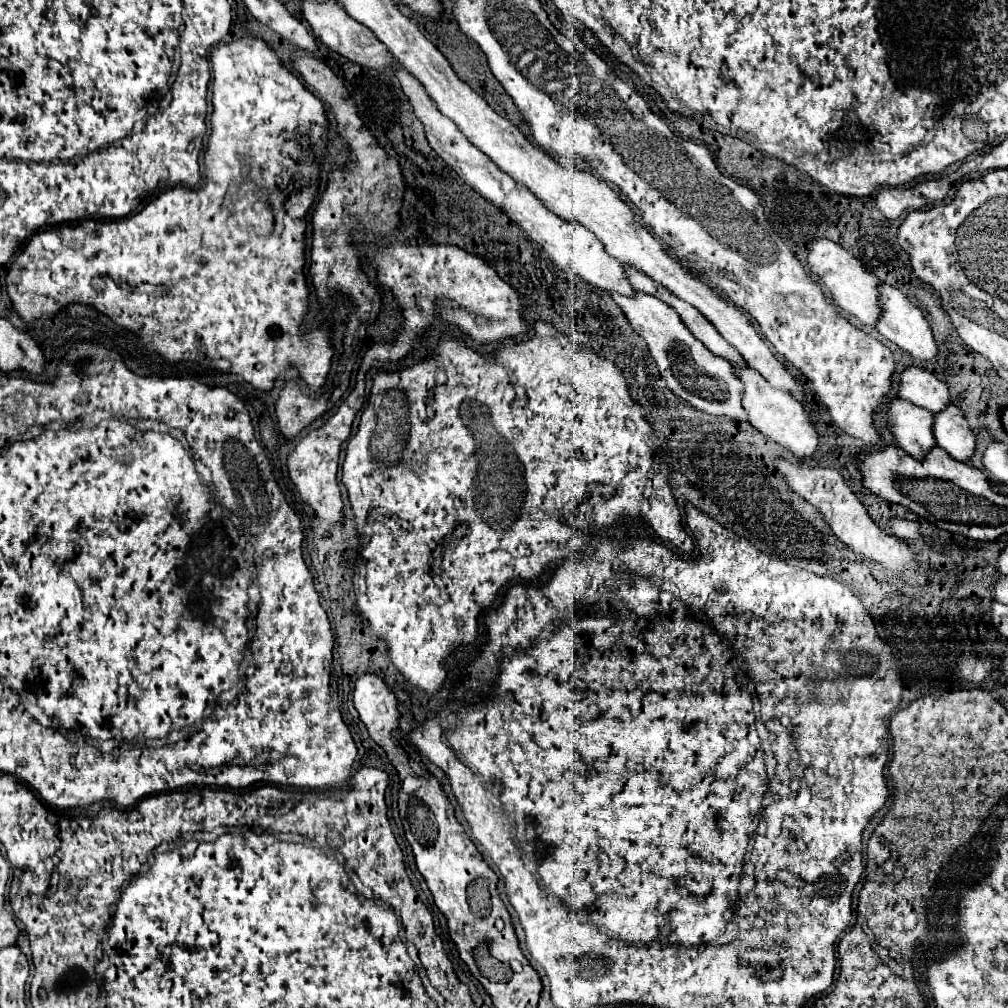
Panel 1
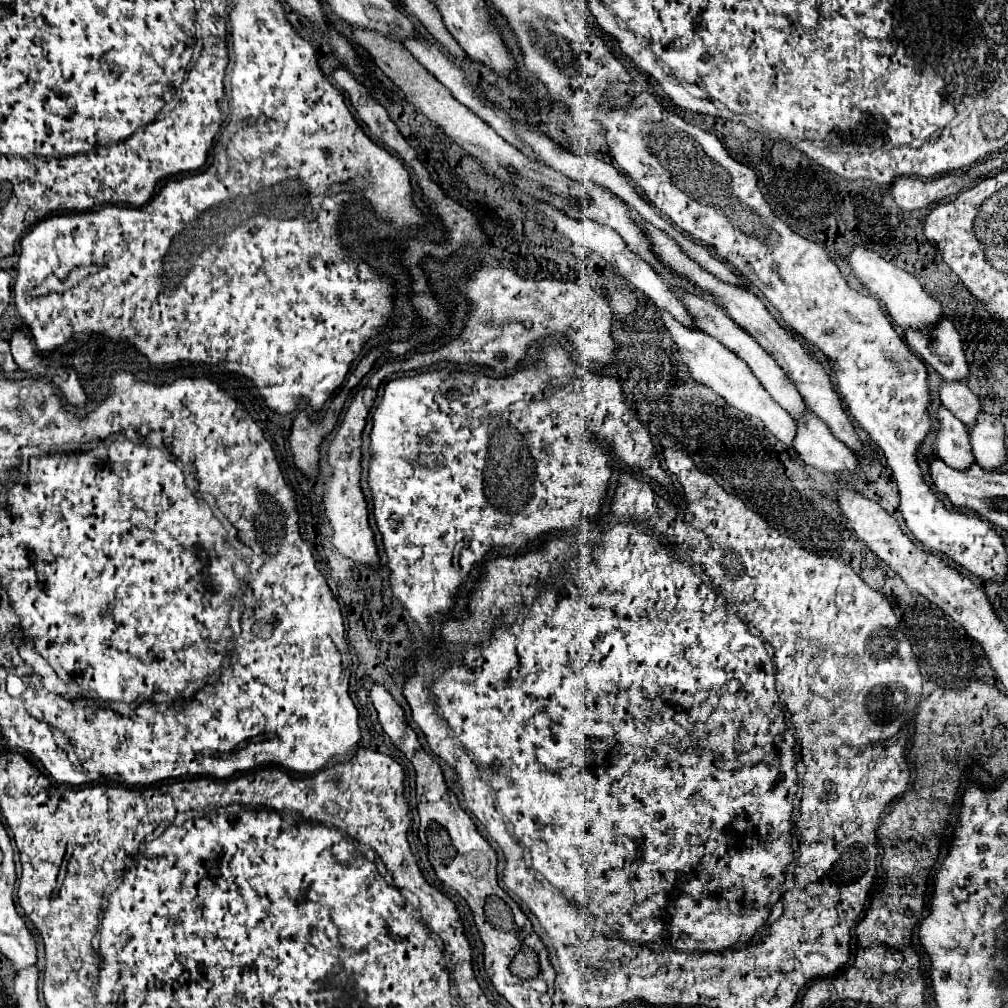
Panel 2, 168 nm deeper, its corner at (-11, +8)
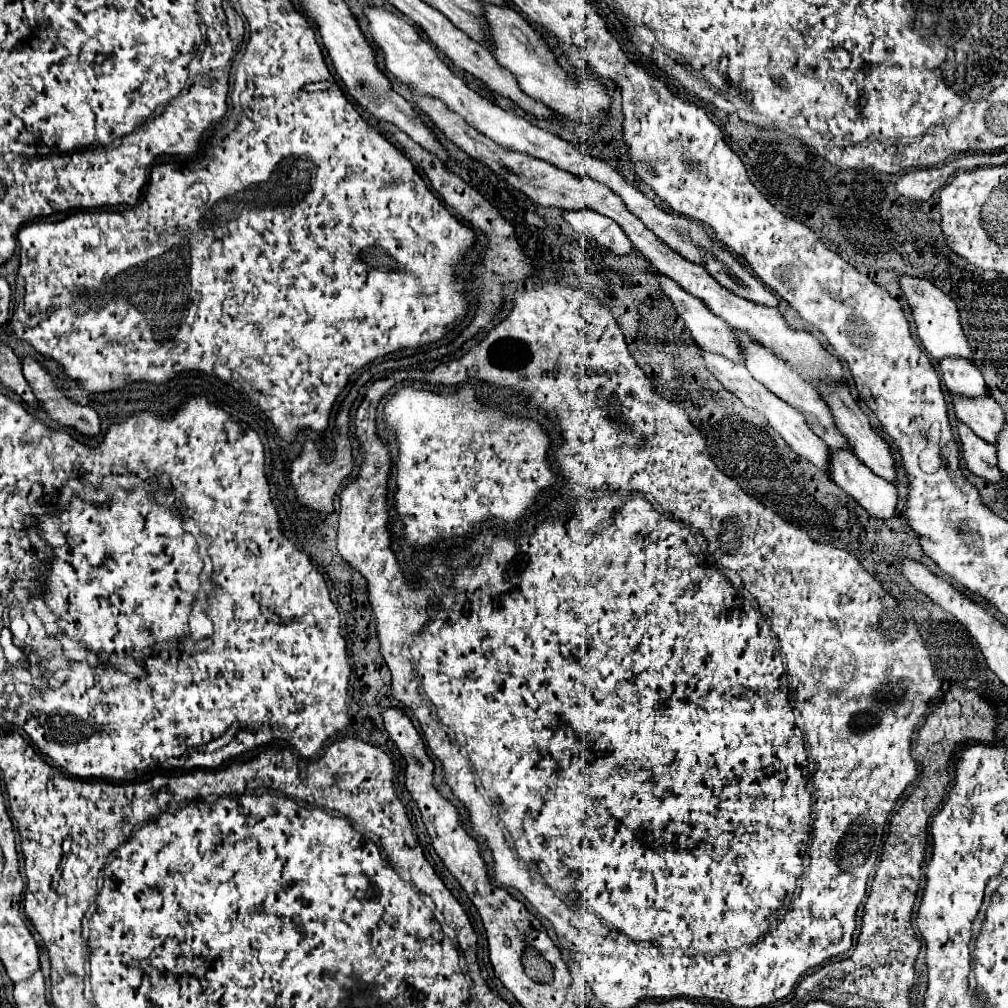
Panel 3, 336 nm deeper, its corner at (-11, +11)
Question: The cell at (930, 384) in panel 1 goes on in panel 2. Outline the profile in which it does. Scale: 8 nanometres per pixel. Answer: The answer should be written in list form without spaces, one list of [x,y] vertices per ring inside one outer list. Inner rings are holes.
[[[943,382],[939,386],[939,400],[967,426],[973,424],[977,412],[981,410],[979,398],[965,386],[965,382]]]

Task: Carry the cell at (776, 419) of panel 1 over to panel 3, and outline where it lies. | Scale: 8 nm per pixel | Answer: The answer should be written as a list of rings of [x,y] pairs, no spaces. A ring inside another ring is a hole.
[[[841,451],[841,453],[831,453],[831,481],[835,481],[847,495],[851,495],[871,517],[875,519],[891,519],[897,517],[897,489],[893,483],[887,483],[885,479],[877,477],[869,467],[865,467],[851,451]]]

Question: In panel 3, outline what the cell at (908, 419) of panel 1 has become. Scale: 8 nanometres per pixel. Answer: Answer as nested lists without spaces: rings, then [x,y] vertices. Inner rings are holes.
[[[959,423],[959,437],[961,447],[965,453],[967,469],[975,475],[987,479],[989,483],[1001,483],[1003,473],[997,467],[997,447],[989,445],[987,441],[981,441],[967,425]]]

